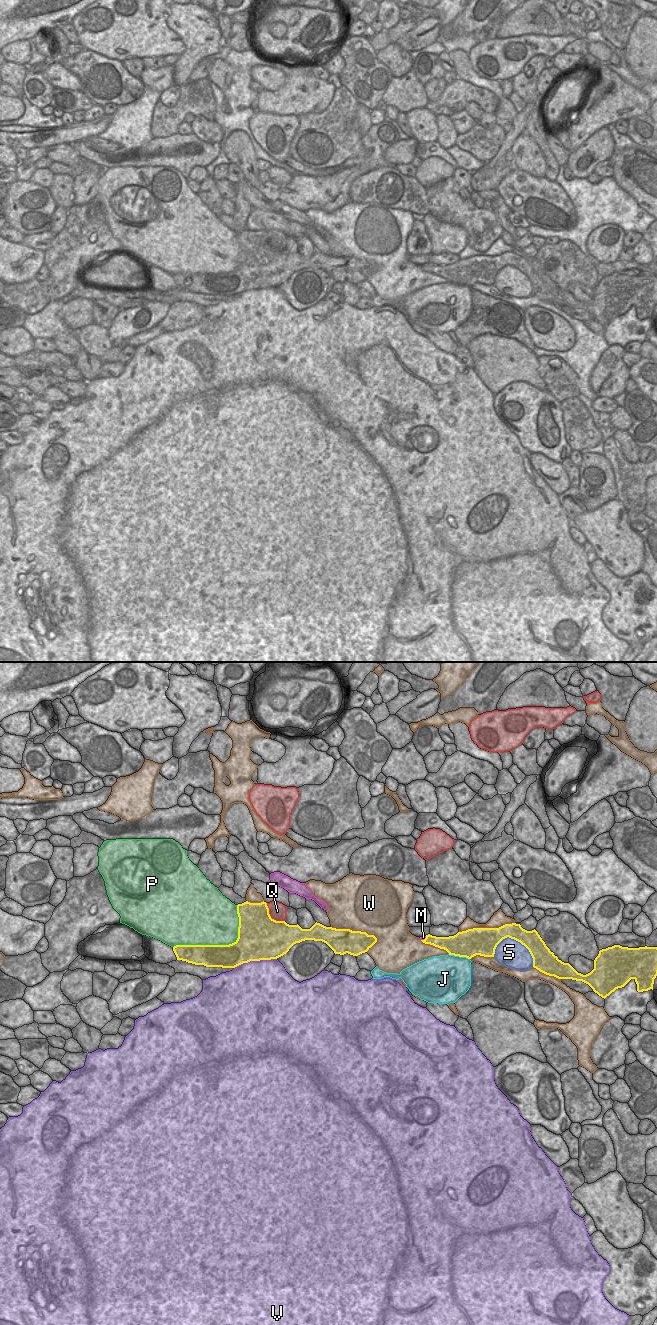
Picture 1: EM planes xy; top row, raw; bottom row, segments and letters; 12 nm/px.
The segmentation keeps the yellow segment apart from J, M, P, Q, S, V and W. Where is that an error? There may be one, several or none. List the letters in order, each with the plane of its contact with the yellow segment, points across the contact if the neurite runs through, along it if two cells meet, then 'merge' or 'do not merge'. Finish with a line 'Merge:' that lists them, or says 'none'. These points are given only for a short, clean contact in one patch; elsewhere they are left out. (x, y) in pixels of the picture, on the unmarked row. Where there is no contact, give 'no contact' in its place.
J: xy | along xy (448, 282), (463, 284), (469, 287) | do not merge
M: xy | do not merge
P: xy | do not merge
Q: xy | do not merge
S: xy | do not merge
V: xy | do not merge
W: xy | do not merge
Merge: none

